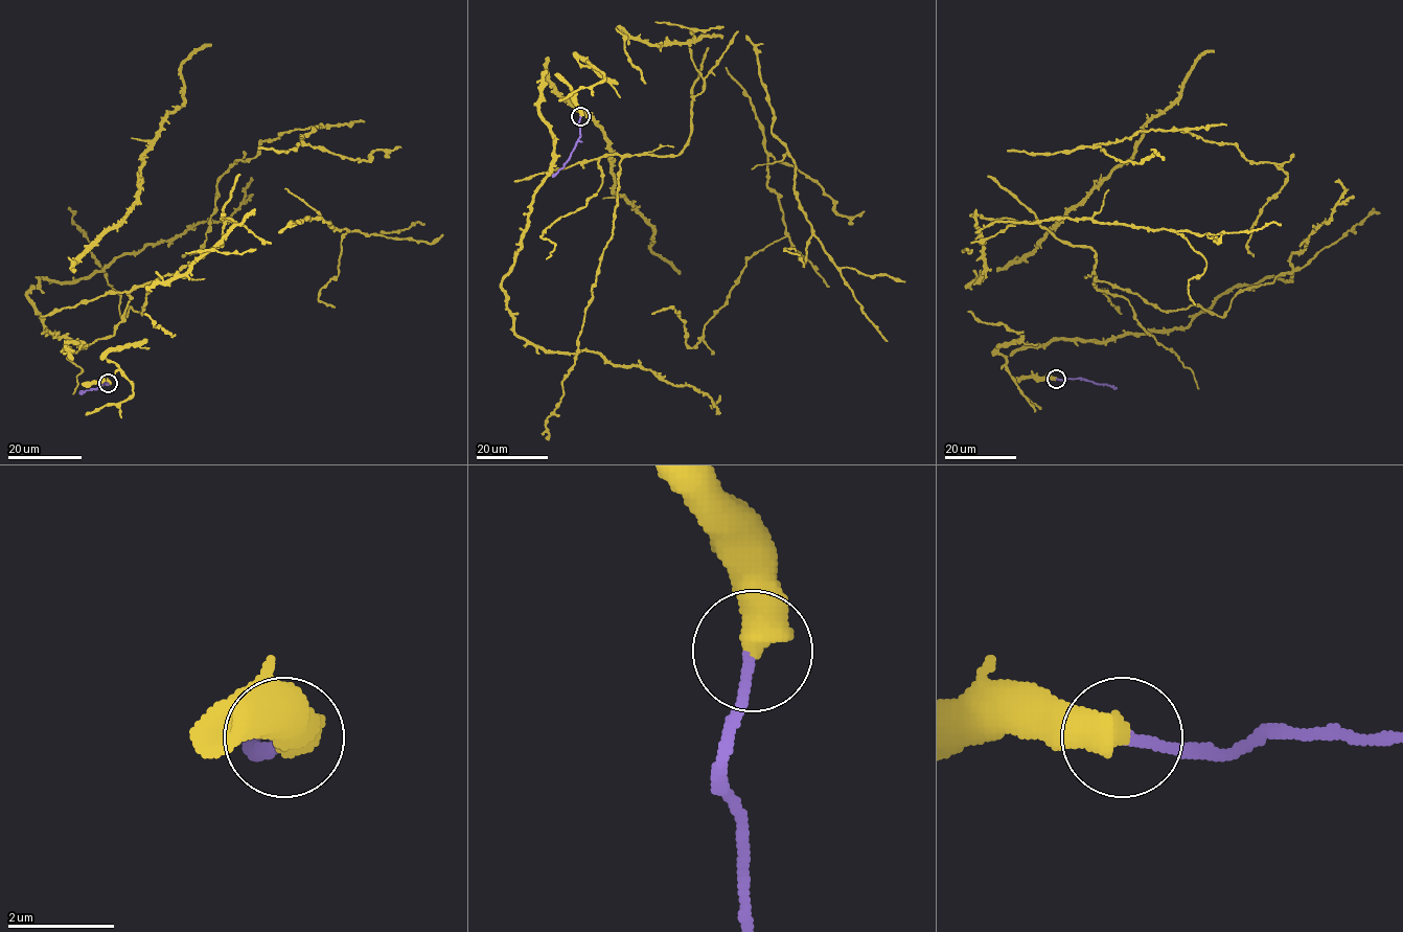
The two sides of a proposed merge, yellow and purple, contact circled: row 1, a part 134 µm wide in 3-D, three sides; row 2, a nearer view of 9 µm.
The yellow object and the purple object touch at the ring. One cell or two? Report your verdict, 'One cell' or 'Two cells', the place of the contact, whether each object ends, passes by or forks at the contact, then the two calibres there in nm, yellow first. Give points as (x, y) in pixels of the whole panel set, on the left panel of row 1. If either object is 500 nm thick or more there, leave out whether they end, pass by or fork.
Two cells. Place: (108, 383). Thickness 550 nm (yellow) against 170 nm

